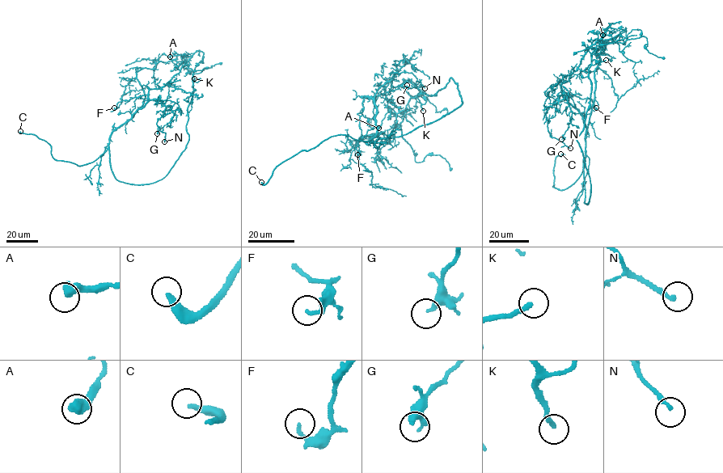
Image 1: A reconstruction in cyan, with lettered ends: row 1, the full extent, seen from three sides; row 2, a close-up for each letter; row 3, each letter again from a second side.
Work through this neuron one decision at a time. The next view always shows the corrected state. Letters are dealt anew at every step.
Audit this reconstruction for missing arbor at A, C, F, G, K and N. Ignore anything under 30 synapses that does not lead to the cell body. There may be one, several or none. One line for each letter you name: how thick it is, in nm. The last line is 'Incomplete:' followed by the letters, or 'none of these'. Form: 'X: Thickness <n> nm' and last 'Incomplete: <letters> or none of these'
C: Thickness 280 nm
K: Thickness 220 nm
Incomplete: C, K

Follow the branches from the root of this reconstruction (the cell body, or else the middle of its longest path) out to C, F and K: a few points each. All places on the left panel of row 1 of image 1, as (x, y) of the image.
C: (137, 111), (112, 132), (107, 149), (82, 165), (57, 160), (50, 145), (20, 131)
F: (137, 111), (125, 123), (143, 107), (147, 100), (146, 95), (122, 100), (114, 107)
K: (137, 111), (145, 96), (137, 72), (144, 68), (154, 69), (160, 61), (182, 61), (194, 78)

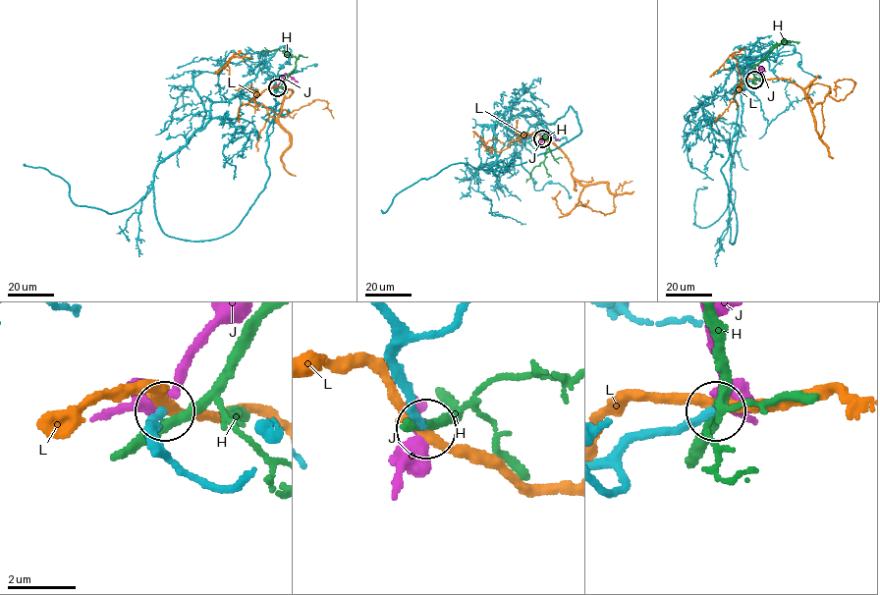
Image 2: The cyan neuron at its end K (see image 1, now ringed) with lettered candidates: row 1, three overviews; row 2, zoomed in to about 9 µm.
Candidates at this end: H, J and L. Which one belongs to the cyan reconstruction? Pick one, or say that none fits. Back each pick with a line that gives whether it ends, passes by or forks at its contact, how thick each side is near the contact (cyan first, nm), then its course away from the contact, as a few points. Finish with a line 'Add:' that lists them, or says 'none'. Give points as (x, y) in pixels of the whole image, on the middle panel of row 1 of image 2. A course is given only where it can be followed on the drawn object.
Add: none

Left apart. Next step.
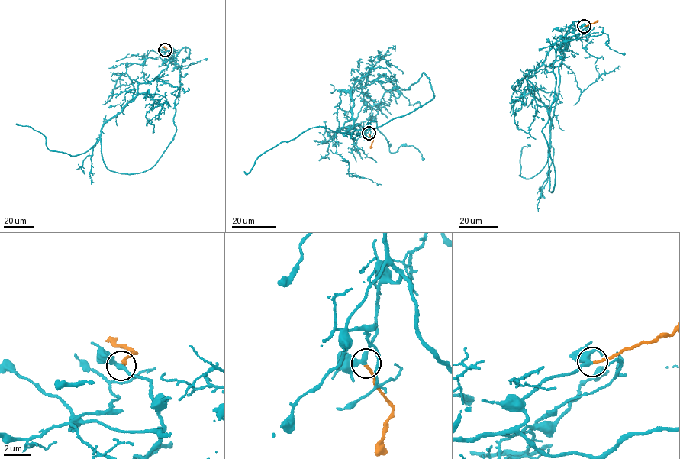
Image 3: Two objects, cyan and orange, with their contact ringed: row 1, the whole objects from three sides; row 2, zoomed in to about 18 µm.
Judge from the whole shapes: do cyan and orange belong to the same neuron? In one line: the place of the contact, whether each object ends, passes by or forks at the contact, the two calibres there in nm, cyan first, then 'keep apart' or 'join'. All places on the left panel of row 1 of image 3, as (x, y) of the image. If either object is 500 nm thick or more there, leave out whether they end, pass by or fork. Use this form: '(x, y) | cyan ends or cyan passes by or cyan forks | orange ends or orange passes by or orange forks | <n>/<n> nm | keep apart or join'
(165, 50) | cyan passes by | orange ends | 300/190 nm | join

